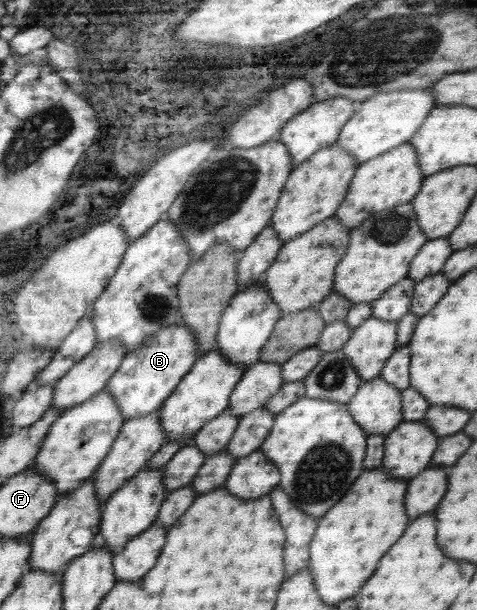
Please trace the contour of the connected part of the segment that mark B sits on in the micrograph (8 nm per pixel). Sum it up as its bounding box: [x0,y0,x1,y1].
[108,322,196,420]

